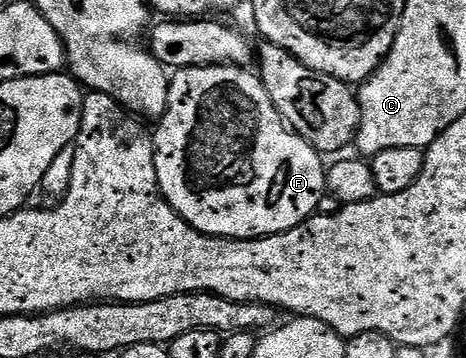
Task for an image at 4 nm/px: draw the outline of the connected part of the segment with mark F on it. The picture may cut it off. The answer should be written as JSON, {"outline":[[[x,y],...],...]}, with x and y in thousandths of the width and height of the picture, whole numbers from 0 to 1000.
{"outline":[[[438,182],[384,193],[369,207],[363,229],[363,274],[356,310],[335,341],[337,360],[328,372],[328,419],[333,422],[333,478],[337,480],[337,525],[354,564],[382,595],[414,640],[444,654],[448,662],[494,662],[500,673],[541,673],[545,662],[579,662],[607,645],[624,645],[637,628],[661,617],[680,595],[685,556],[702,547],[697,522],[697,475],[702,469],[691,430],[670,416],[652,388],[612,346],[599,310],[582,288],[573,254],[564,243],[558,212],[549,201],[515,182]]]}

